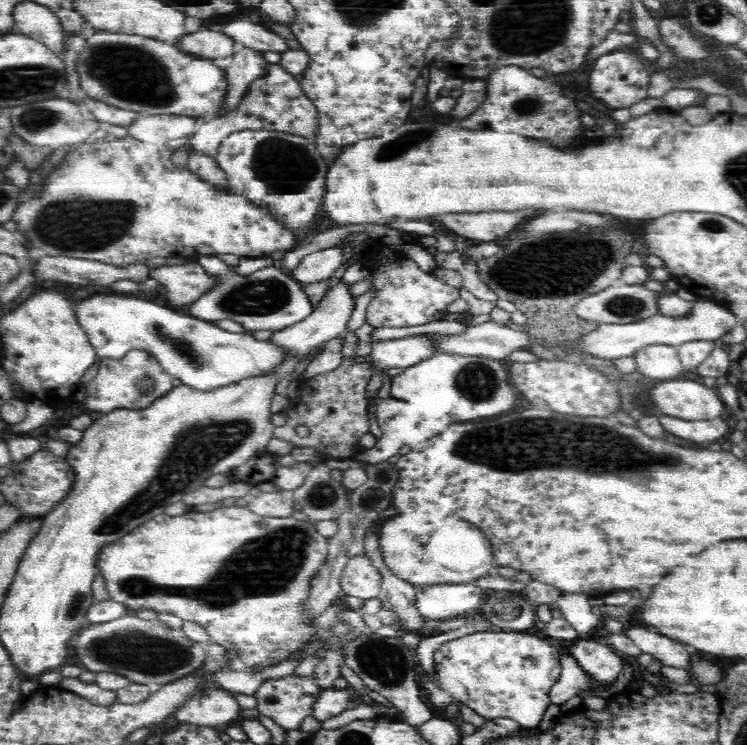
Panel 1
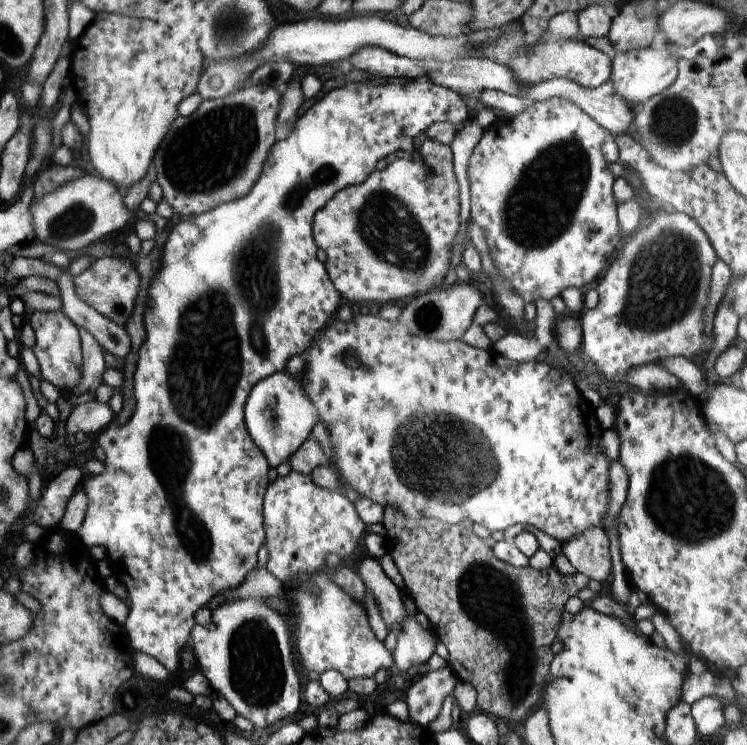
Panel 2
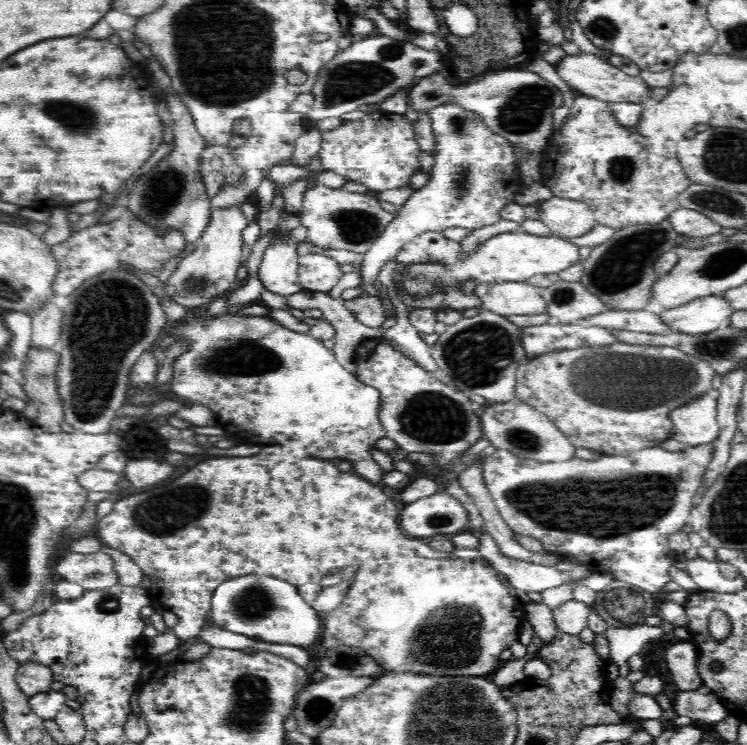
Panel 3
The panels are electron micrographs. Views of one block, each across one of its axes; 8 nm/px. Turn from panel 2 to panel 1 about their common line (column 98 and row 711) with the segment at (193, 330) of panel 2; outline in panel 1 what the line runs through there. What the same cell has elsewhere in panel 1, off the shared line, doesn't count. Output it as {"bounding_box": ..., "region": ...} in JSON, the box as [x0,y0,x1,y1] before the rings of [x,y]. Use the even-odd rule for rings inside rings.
{"bounding_box":[420,631,562,729],"region":[[[481,631],[448,640],[434,652],[434,674],[420,673],[420,689],[428,694],[428,704],[436,710],[445,710],[450,704],[464,704],[475,710],[487,720],[493,718],[512,718],[526,728],[538,729],[544,712],[551,704],[550,688],[561,675],[559,656],[562,646],[554,646],[544,636],[516,631]]]}

